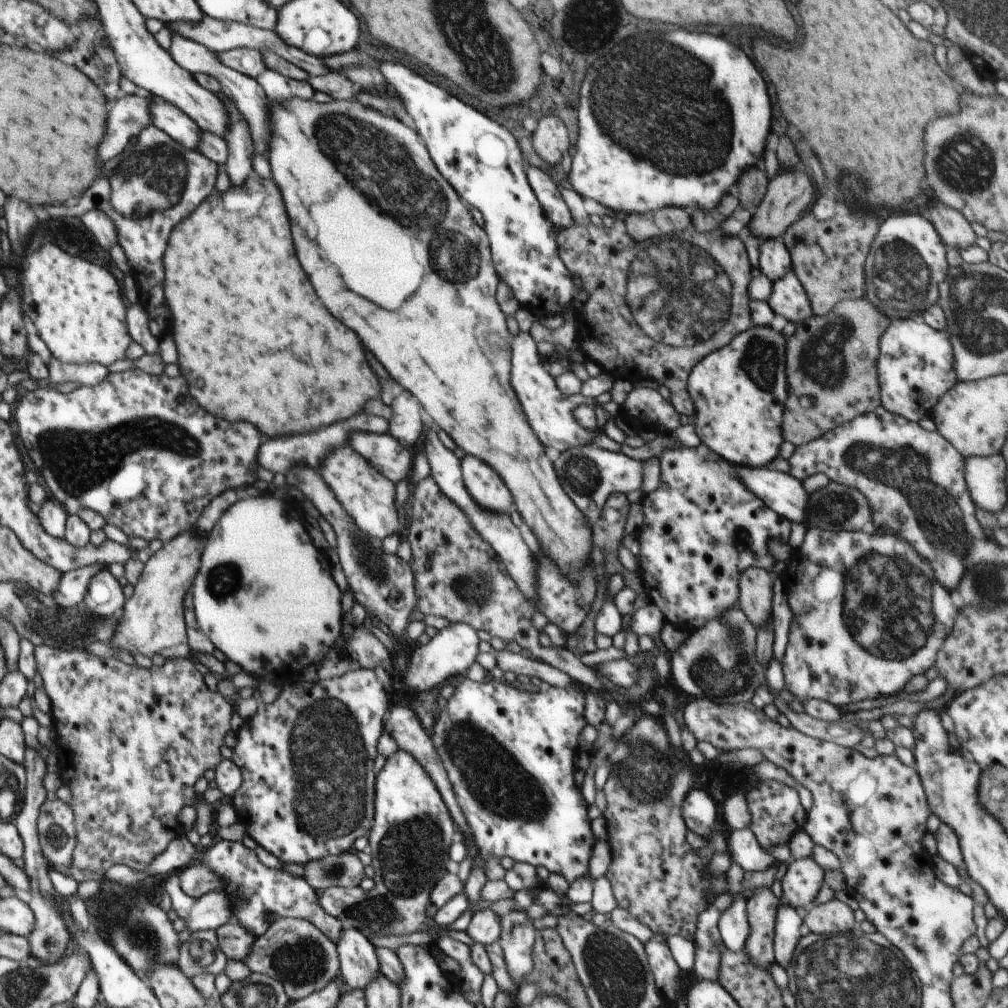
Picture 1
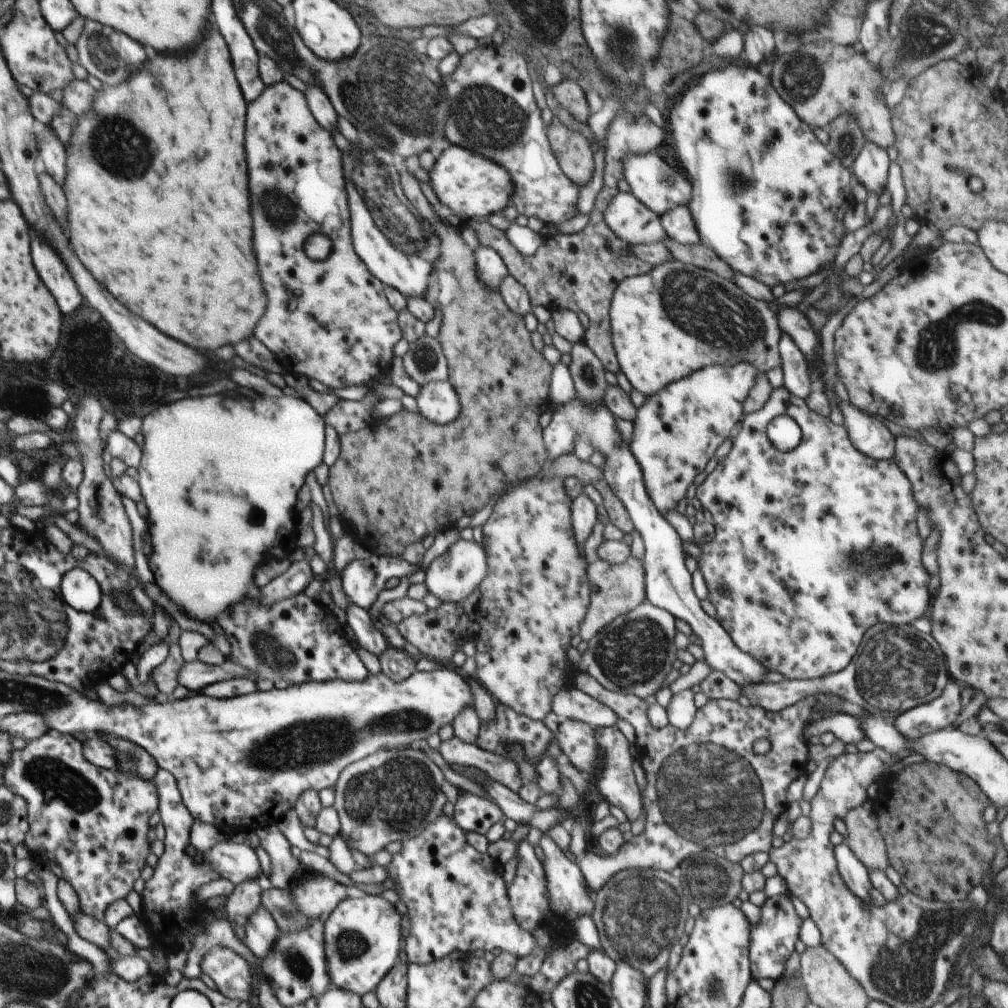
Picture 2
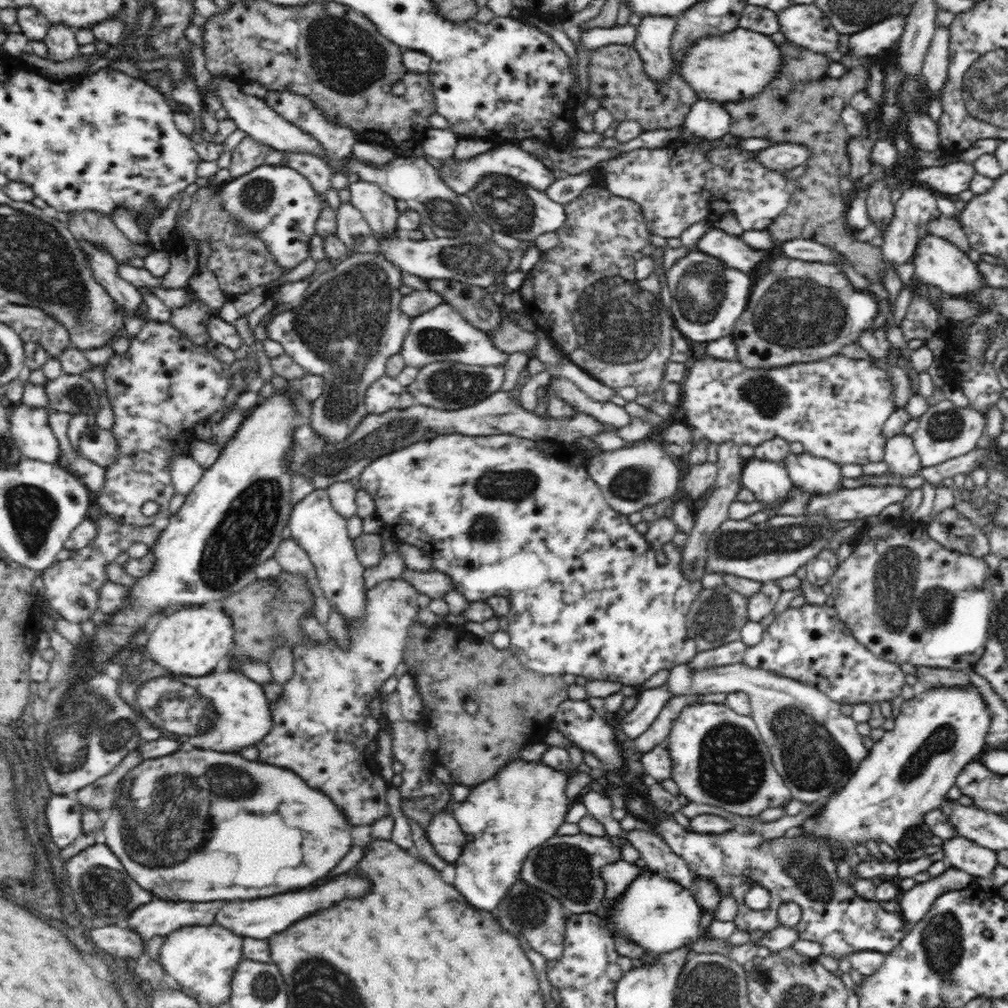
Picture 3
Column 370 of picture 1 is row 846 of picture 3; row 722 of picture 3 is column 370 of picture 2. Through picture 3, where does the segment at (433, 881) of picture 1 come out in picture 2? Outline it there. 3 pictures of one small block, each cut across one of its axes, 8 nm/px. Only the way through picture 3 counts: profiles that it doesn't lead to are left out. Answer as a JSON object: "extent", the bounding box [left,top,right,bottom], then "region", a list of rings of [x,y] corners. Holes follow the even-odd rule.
{"extent":[324,895,400,996],"region":[[[381,895],[346,897],[324,925],[327,969],[331,984],[362,996],[374,991],[386,973],[399,962],[400,921],[394,904]]]}

